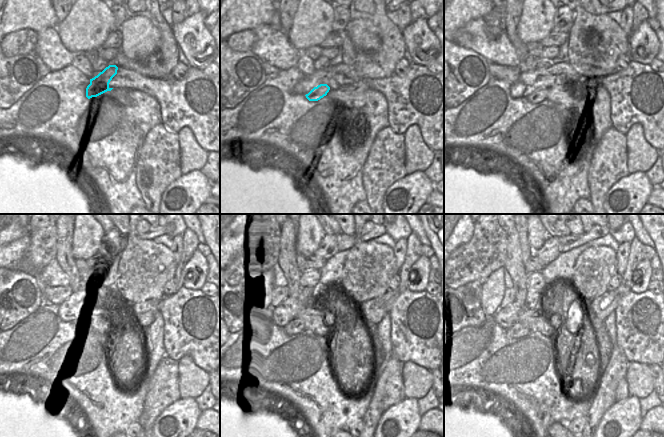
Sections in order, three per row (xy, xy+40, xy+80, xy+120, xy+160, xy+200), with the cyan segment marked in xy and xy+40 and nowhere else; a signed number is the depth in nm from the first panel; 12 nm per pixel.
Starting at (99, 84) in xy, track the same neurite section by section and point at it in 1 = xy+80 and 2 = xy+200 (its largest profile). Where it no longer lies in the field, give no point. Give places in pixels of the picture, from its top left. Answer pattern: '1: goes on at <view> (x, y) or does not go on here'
1: goes on at xy+80 (538, 96)
2: goes on at xy+200 (518, 329)

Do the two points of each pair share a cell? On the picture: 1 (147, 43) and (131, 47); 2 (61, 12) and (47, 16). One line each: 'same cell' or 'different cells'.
1: same cell
2: different cells

